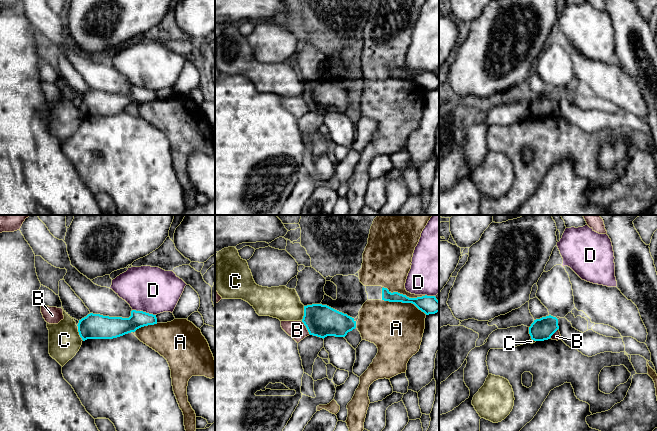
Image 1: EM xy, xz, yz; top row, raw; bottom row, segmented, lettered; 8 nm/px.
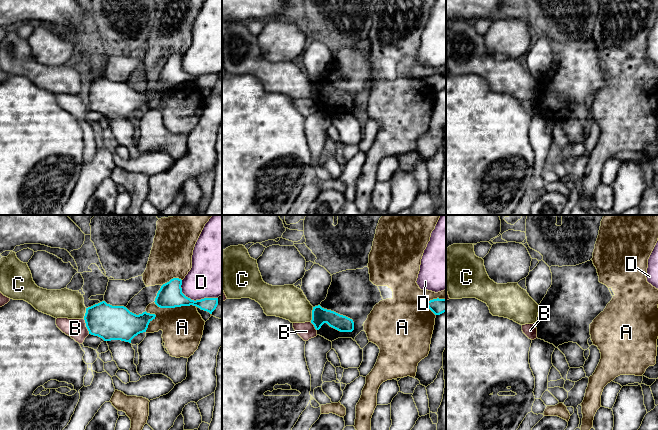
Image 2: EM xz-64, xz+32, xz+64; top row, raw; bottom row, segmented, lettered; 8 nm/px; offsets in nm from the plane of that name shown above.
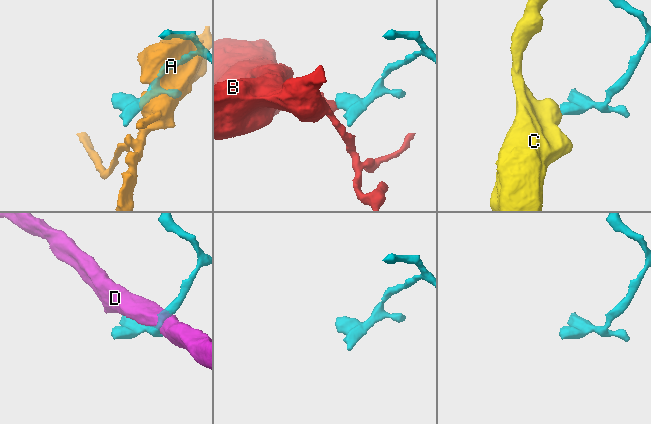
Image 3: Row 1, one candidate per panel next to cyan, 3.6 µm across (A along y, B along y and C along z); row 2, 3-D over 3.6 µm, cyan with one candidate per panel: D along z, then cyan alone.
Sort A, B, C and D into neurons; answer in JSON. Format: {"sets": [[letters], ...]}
{"sets": [["A"], ["B"], ["C"], ["D"]]}

